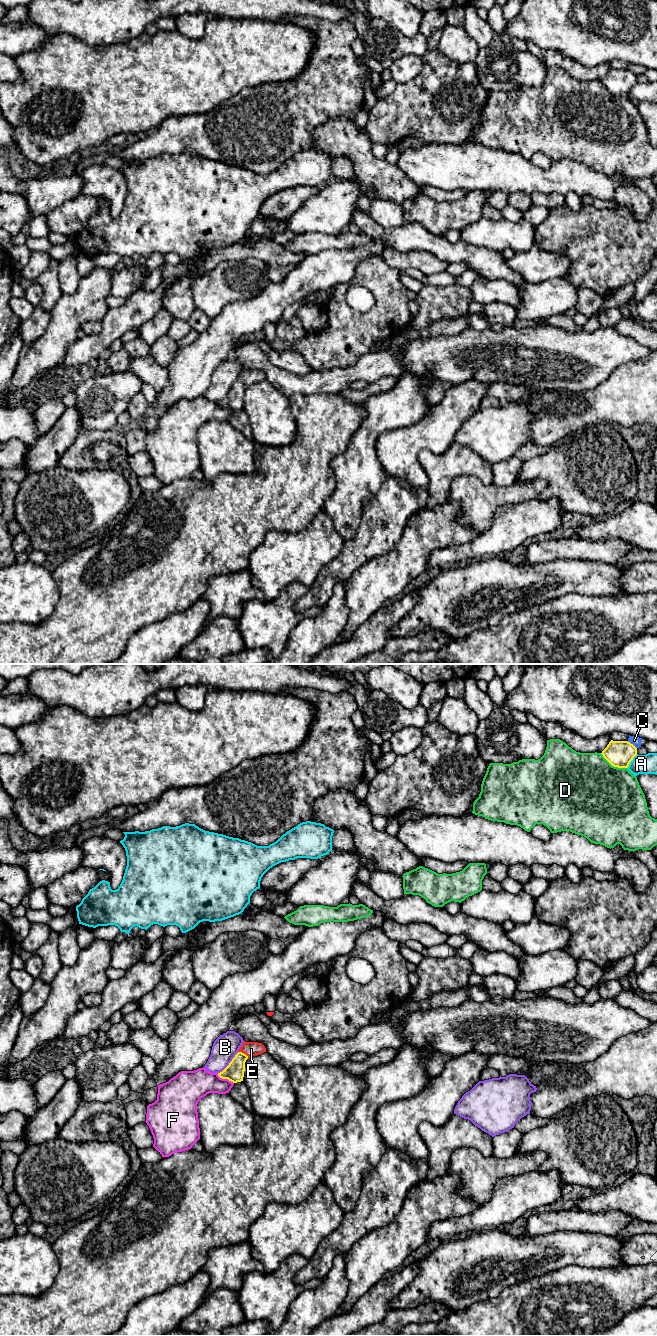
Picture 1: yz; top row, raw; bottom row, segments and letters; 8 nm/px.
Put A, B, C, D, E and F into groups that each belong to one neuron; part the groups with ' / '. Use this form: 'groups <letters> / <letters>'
groups A / B / C / D / E / F

